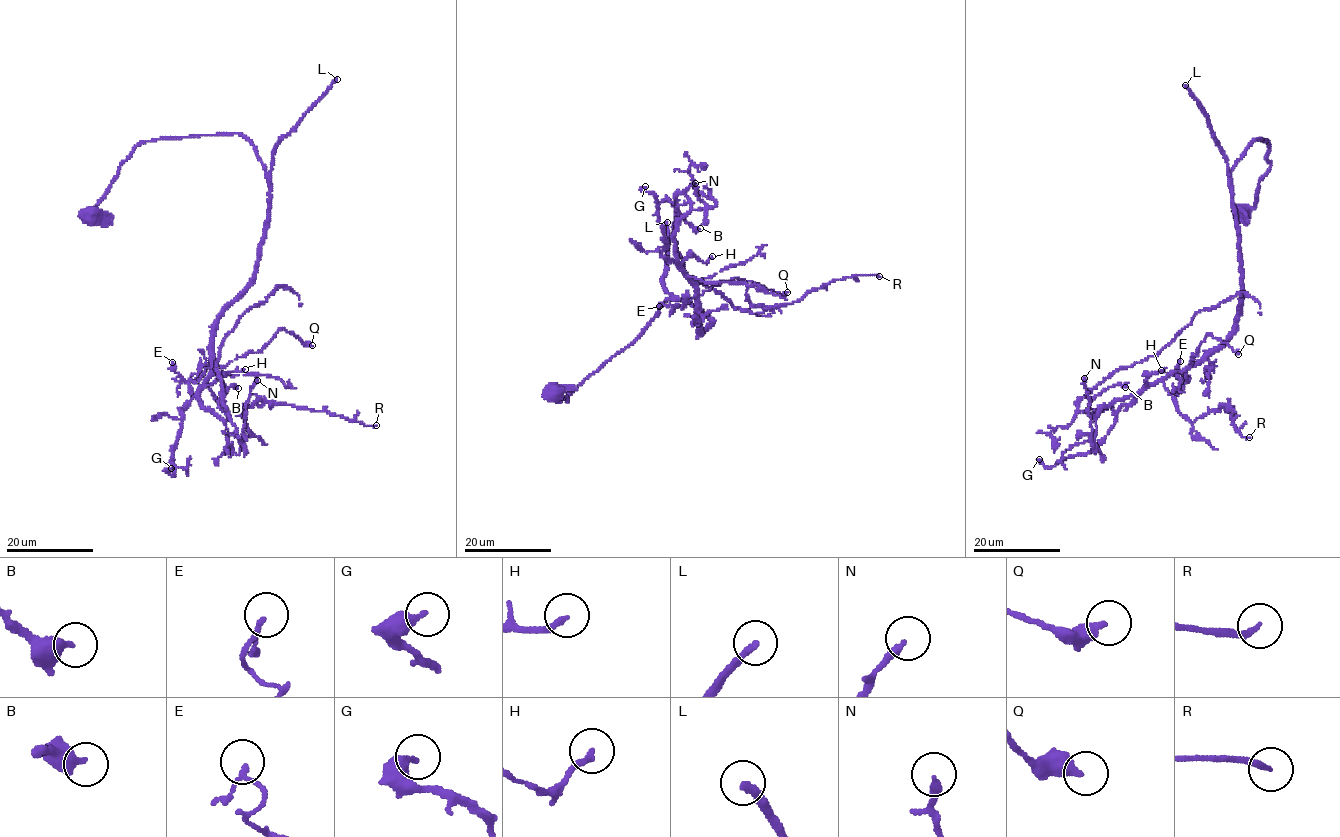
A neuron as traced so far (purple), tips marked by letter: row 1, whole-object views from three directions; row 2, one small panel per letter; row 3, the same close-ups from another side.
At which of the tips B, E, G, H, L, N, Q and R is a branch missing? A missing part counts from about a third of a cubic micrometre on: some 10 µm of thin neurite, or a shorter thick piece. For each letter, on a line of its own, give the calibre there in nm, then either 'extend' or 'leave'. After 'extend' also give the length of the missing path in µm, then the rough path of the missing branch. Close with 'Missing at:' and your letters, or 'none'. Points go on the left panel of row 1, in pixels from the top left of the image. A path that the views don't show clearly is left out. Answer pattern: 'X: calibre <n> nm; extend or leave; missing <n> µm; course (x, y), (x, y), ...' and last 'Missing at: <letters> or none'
B: calibre 460 nm; leave
E: calibre 110 nm; leave
G: calibre 360 nm; leave
H: calibre 200 nm; leave
L: calibre 220 nm; extend; missing 400 µm
N: calibre 240 nm; leave
Q: calibre 380 nm; leave
R: calibre 170 nm; leave
Missing at: L

